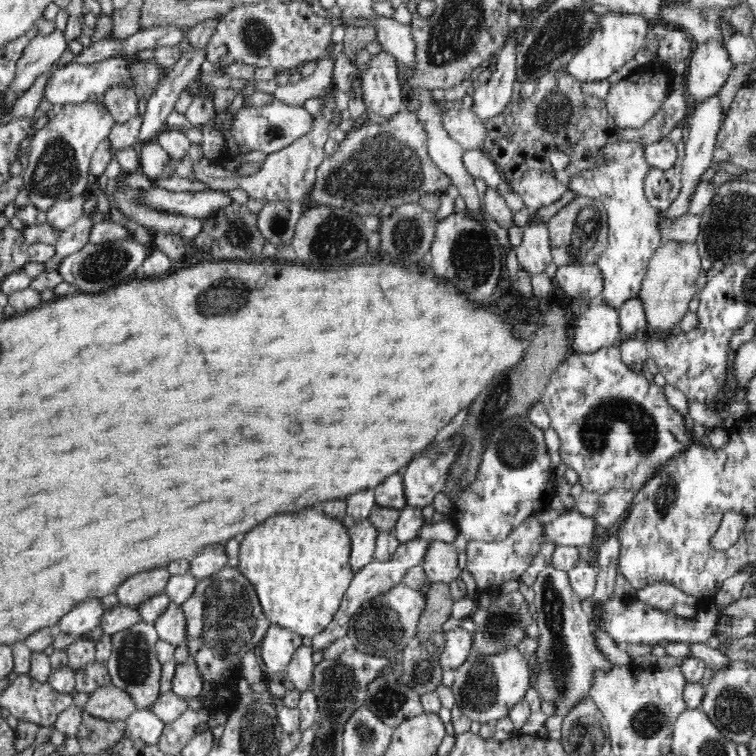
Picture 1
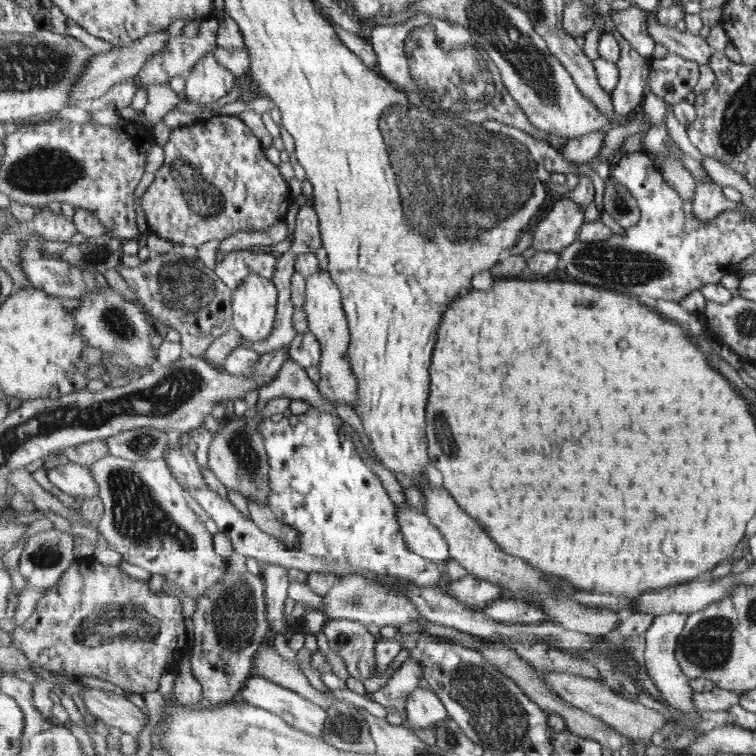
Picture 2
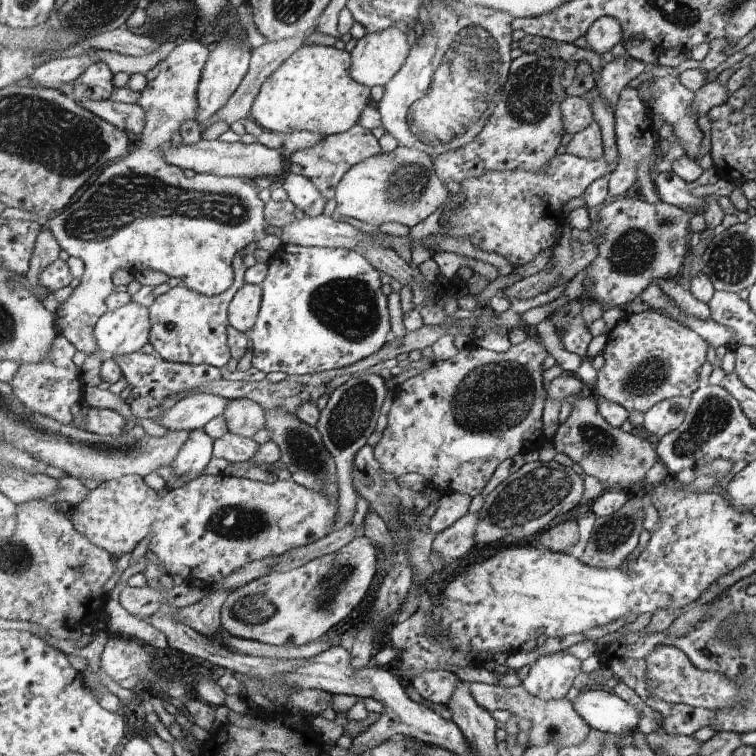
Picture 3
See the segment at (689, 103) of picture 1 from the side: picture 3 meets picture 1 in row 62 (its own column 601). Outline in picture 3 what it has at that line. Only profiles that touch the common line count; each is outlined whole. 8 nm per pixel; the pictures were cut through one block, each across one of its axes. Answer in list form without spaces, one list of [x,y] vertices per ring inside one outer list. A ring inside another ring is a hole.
[[[607,689],[580,691],[571,702],[577,714],[597,731],[619,736],[642,724],[639,712]]]

